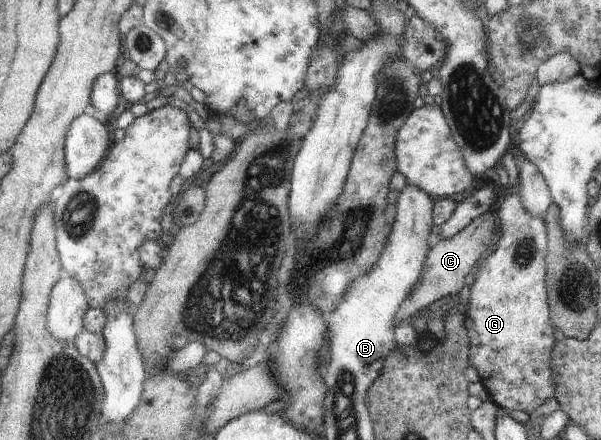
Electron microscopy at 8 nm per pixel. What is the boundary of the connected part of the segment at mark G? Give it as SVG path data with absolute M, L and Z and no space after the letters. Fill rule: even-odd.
M519 194L499 200L496 217L500 233L493 250L476 268L477 273L470 288L469 305L465 314L470 341L470 363L479 373L479 379L492 402L501 408L519 410L531 415L545 400L556 395L552 355L559 335L551 319L547 285L548 231L545 219L531 214L522 204Z

